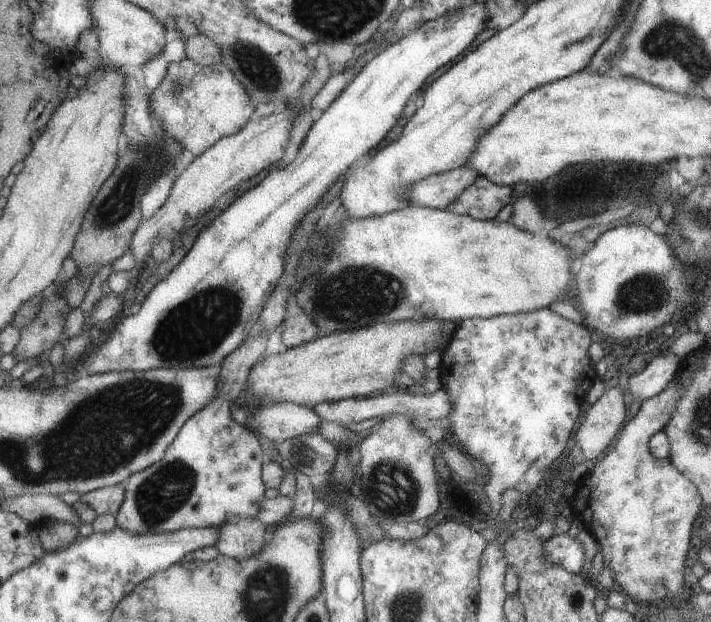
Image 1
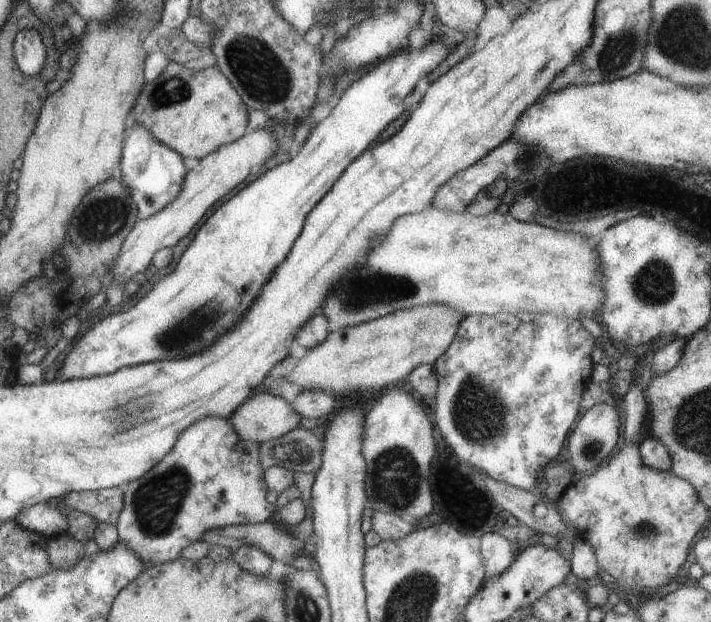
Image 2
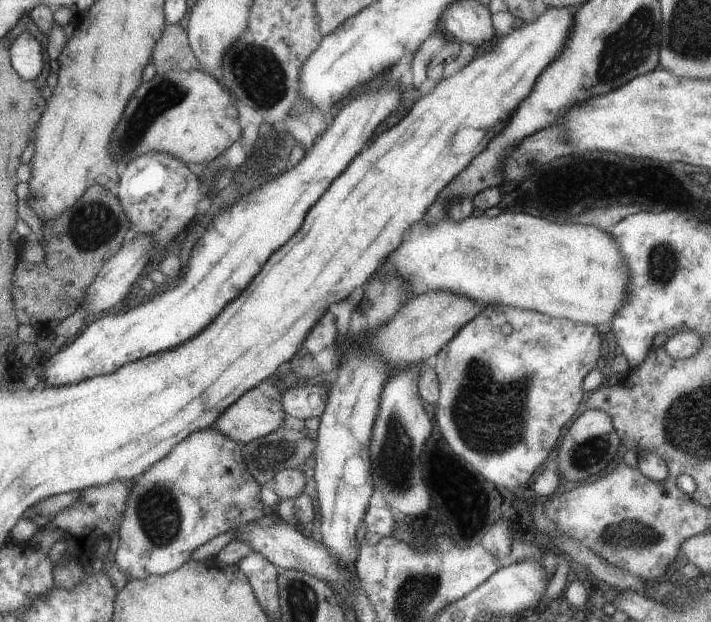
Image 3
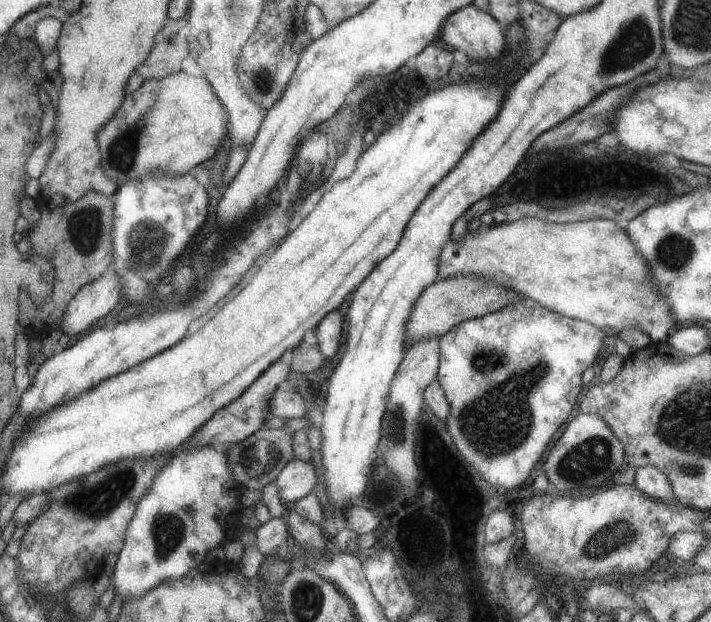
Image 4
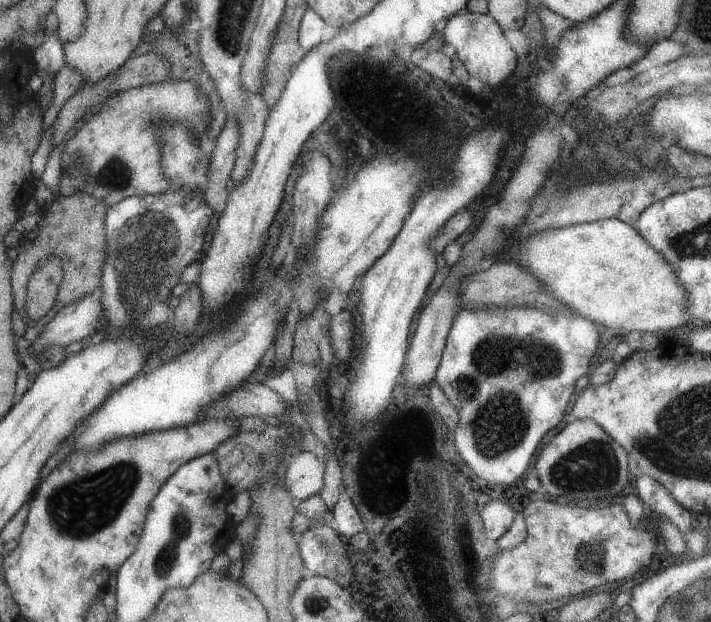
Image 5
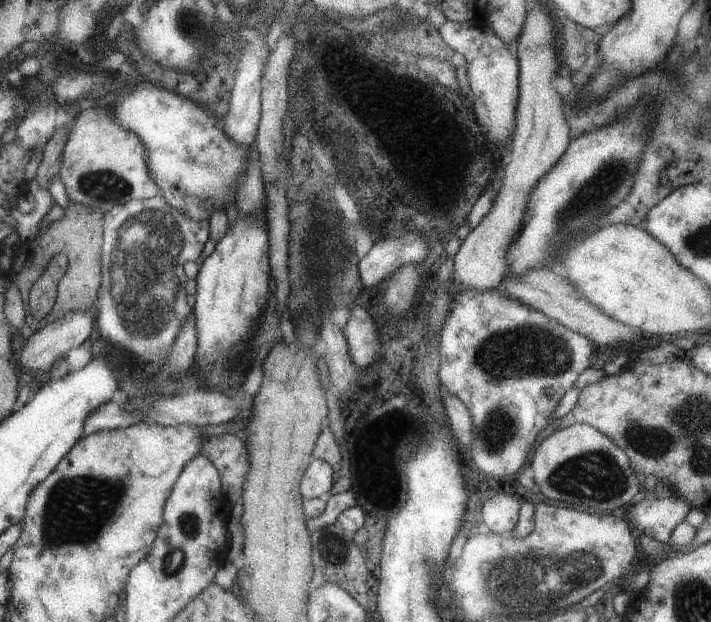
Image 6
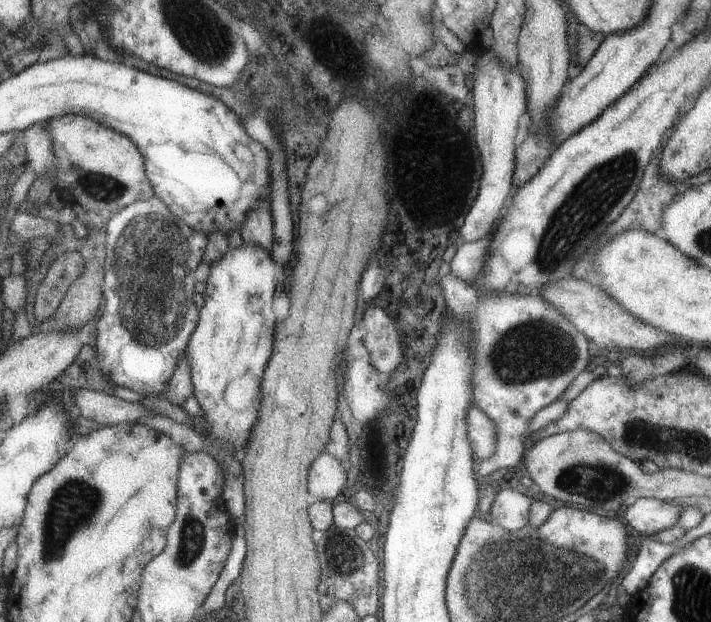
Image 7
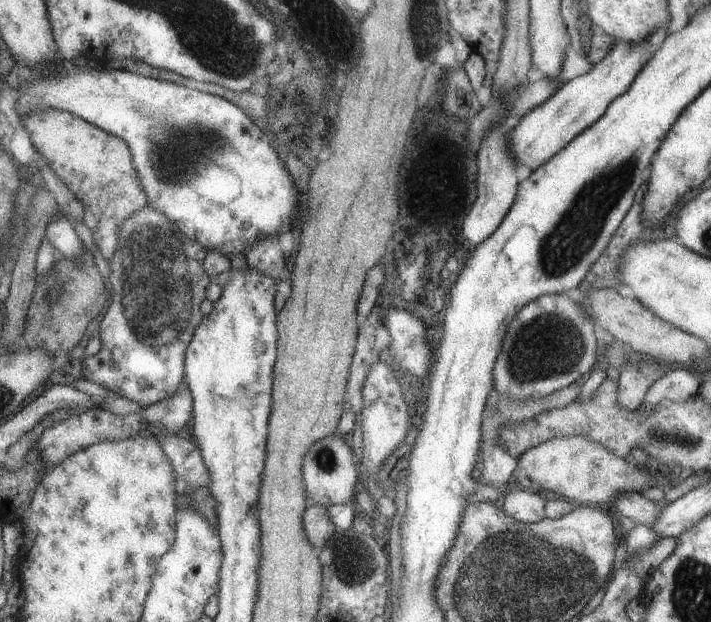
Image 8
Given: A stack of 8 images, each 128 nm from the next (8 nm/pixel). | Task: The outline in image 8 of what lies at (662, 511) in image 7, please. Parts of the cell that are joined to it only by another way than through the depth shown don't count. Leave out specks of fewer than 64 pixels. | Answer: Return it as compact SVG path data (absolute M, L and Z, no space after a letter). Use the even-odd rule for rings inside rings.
M623 492L615 496L615 508L620 514L626 516L634 524L651 526L661 514L662 506L645 499L639 492Z

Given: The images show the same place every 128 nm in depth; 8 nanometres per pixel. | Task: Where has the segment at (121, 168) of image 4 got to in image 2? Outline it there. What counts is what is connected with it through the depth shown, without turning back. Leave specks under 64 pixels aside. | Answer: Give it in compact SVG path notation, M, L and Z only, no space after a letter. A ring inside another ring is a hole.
M169 61L157 78L142 86L129 113L128 125L141 124L163 146L182 157L200 159L245 134L247 110L217 64L194 71Z

